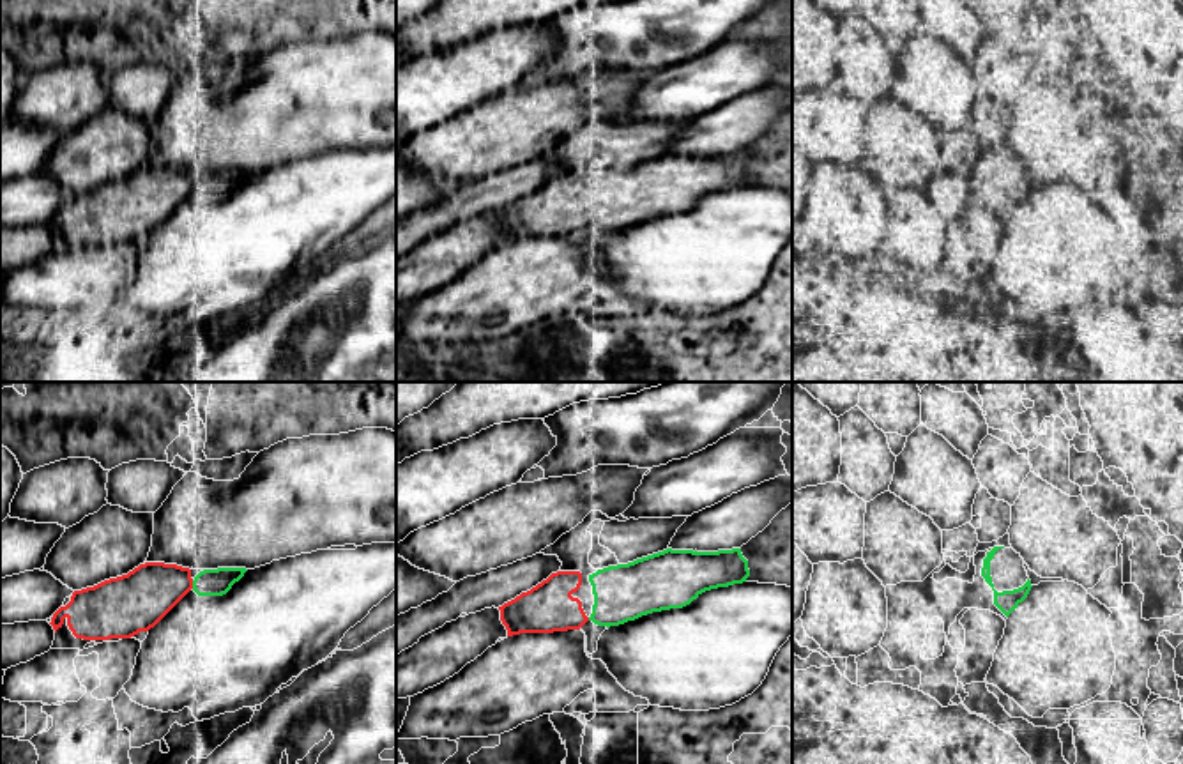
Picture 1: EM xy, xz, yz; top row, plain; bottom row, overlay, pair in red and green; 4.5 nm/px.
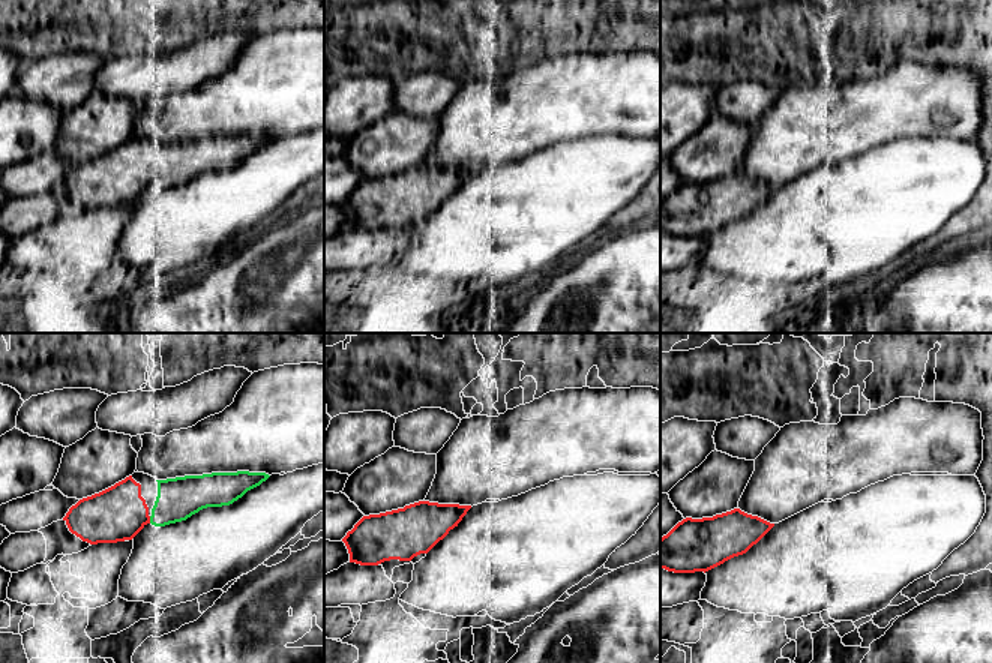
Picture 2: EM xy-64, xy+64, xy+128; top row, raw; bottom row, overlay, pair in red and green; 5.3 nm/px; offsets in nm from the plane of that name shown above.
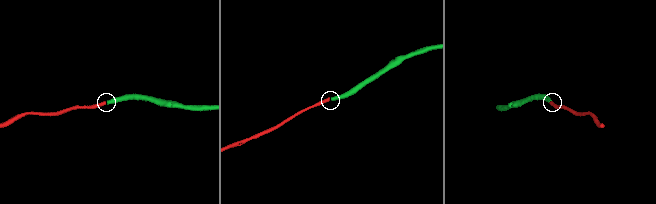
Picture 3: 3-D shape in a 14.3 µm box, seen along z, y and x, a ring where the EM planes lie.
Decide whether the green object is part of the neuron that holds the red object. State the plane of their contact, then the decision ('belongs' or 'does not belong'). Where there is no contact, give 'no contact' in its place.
xy | belongs

